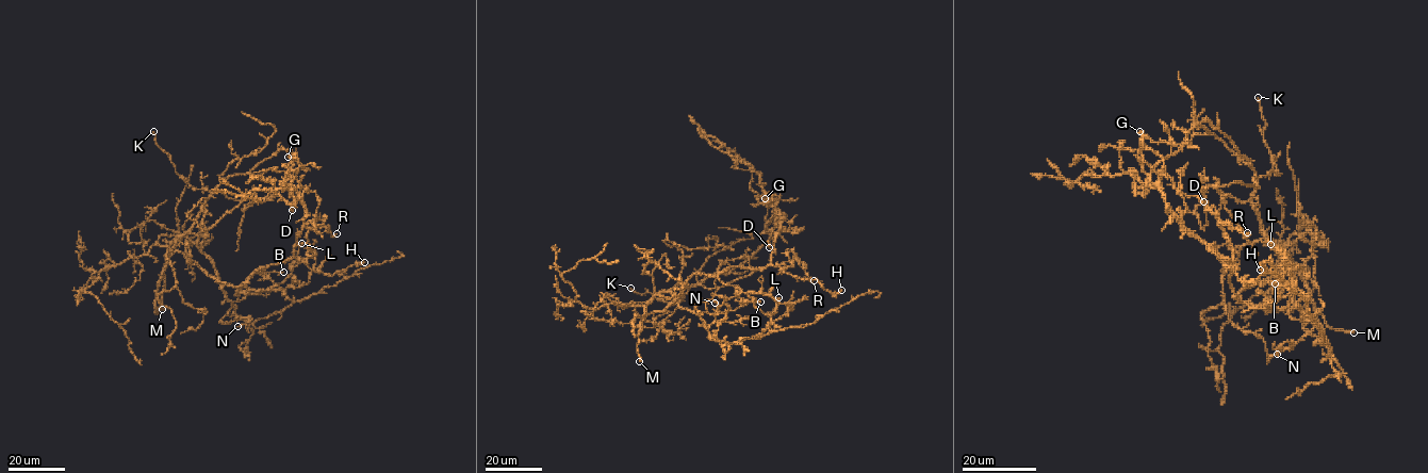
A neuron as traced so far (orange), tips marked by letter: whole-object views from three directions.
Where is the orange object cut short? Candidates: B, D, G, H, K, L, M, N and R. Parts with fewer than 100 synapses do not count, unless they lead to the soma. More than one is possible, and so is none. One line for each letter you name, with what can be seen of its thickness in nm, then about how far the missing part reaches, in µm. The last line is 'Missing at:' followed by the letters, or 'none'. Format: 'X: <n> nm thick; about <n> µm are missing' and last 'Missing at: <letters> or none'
M: 260 nm thick; about 60 µm are missing
Missing at: M

